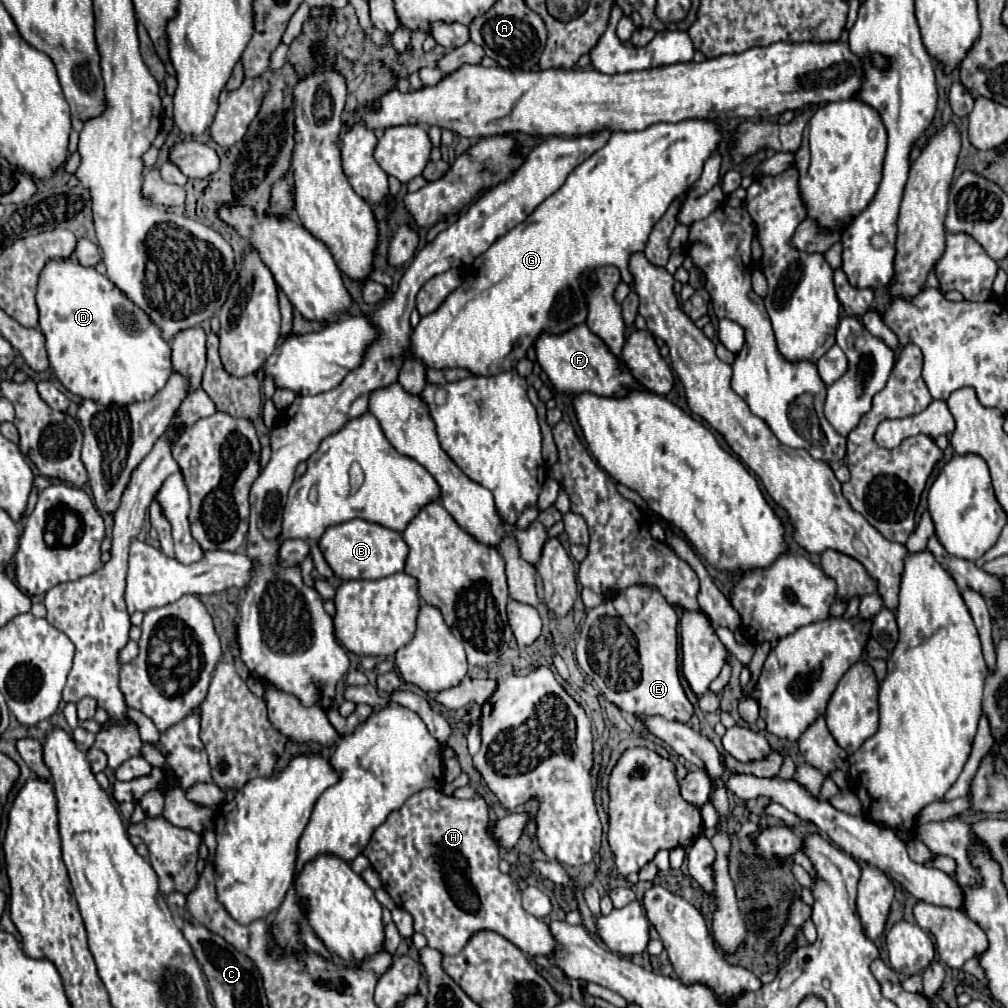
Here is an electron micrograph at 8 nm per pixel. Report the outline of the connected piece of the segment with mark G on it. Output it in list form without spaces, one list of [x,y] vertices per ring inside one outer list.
[[[703,119],[679,123],[657,123],[641,131],[617,131],[609,141],[583,161],[565,185],[547,197],[523,223],[499,237],[469,267],[459,289],[451,291],[437,311],[419,319],[411,329],[405,359],[417,359],[433,369],[467,369],[473,375],[495,375],[515,369],[533,343],[543,335],[563,335],[587,321],[587,301],[579,287],[579,277],[587,269],[613,265],[621,271],[621,281],[631,285],[629,255],[643,251],[653,225],[667,207],[699,179],[705,159],[721,141],[719,127]]]

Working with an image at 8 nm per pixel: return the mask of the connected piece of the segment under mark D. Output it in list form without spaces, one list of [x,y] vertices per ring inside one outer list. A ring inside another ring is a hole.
[[[73,259],[49,261],[39,277],[37,287],[39,329],[45,335],[49,363],[73,395],[91,399],[97,405],[127,405],[151,399],[167,383],[171,369],[171,345],[161,337],[161,329],[147,317],[147,313],[125,297],[105,275],[93,267],[83,267]]]

